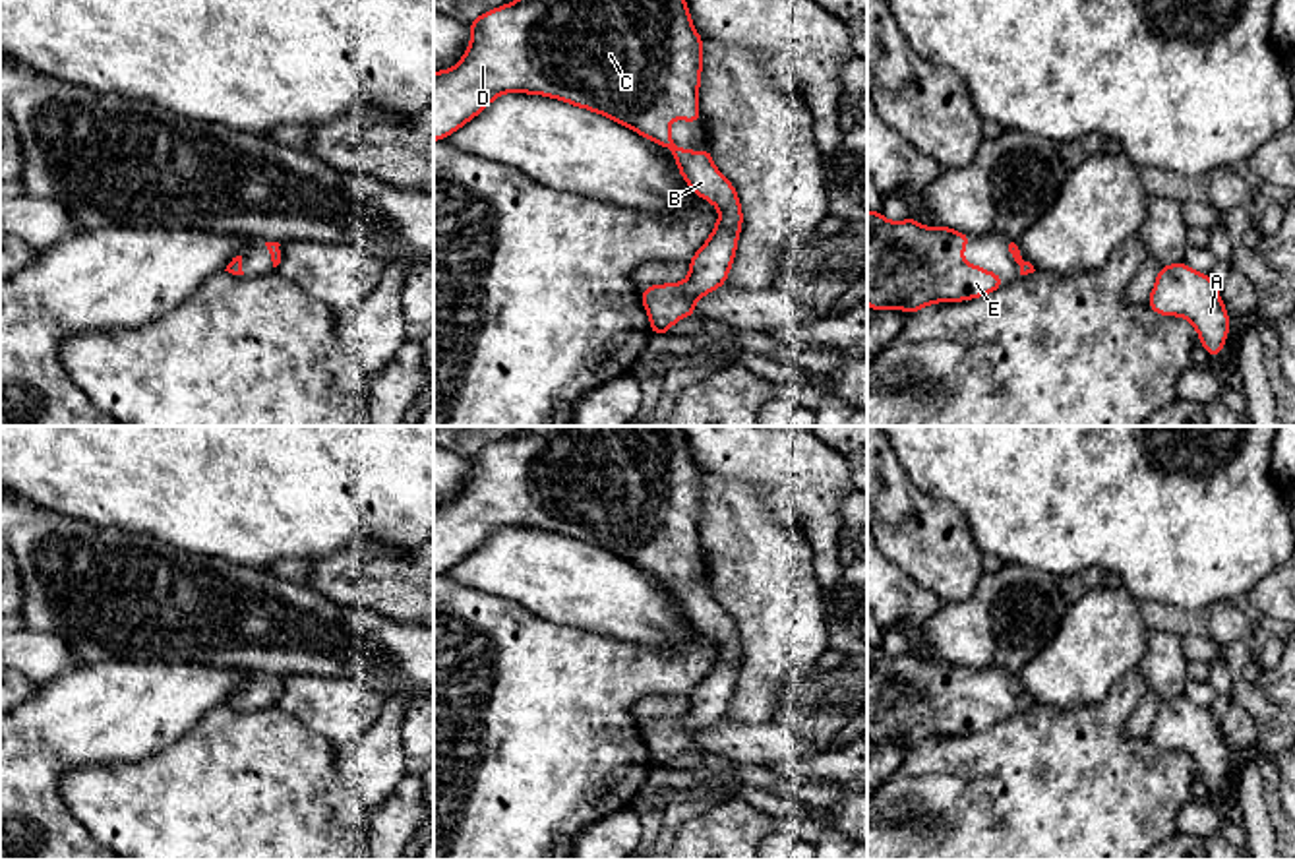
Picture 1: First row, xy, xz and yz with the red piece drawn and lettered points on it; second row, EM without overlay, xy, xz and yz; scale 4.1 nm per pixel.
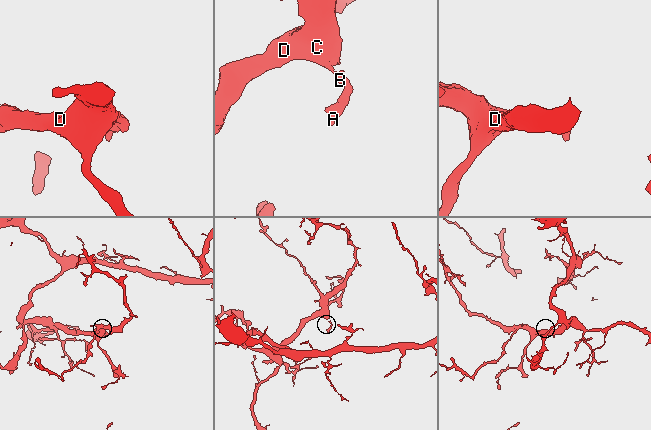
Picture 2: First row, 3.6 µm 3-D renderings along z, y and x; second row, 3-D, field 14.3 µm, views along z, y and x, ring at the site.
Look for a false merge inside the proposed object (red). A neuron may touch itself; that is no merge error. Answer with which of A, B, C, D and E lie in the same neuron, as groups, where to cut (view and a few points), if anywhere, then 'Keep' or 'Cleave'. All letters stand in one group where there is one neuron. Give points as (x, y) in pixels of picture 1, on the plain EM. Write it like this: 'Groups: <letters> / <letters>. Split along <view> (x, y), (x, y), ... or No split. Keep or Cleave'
Groups: A B C D E. No split. Keep

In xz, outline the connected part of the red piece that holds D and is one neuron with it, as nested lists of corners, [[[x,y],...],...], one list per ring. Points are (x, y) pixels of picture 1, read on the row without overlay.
[[[525,426],[511,438],[494,442],[468,455],[472,471],[451,504],[434,506],[434,575],[445,573],[503,527],[544,529],[573,540],[608,550],[639,569],[672,585],[685,618],[708,633],[720,653],[708,674],[689,693],[689,711],[683,717],[650,719],[641,724],[643,740],[650,752],[650,767],[668,769],[681,752],[695,750],[695,736],[726,719],[743,659],[739,630],[734,618],[714,600],[708,583],[689,585],[674,577],[670,558],[674,552],[697,558],[699,519],[703,504],[703,471],[695,465],[691,445],[681,426]]]

